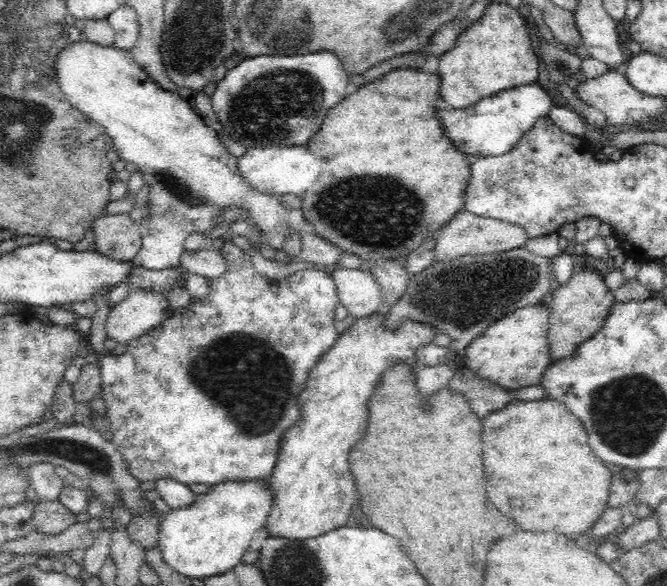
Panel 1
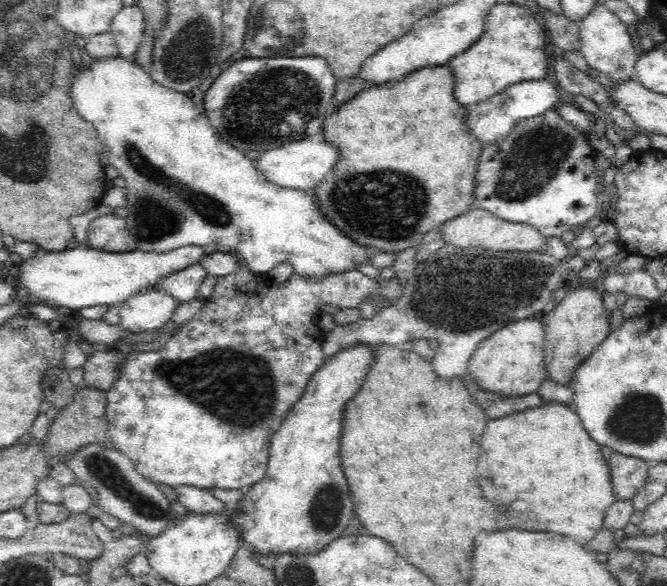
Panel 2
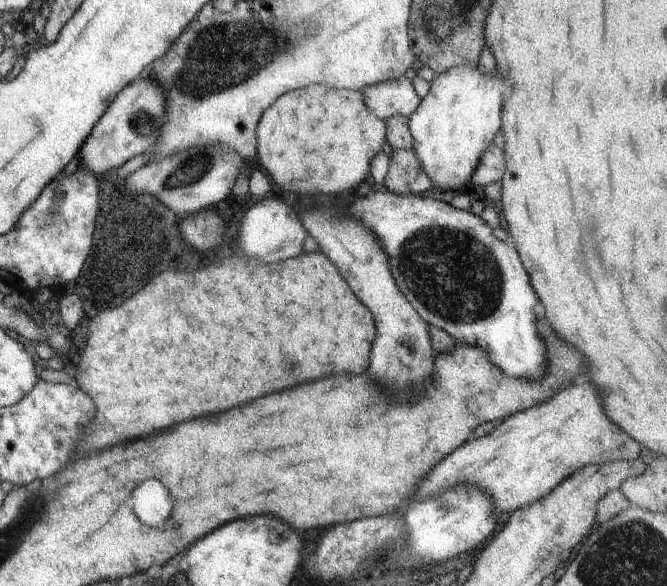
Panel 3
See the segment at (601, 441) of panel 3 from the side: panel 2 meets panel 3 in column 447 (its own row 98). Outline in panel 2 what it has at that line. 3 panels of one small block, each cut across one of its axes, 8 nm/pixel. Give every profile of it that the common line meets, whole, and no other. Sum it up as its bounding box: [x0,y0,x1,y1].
[447,3,548,107]

